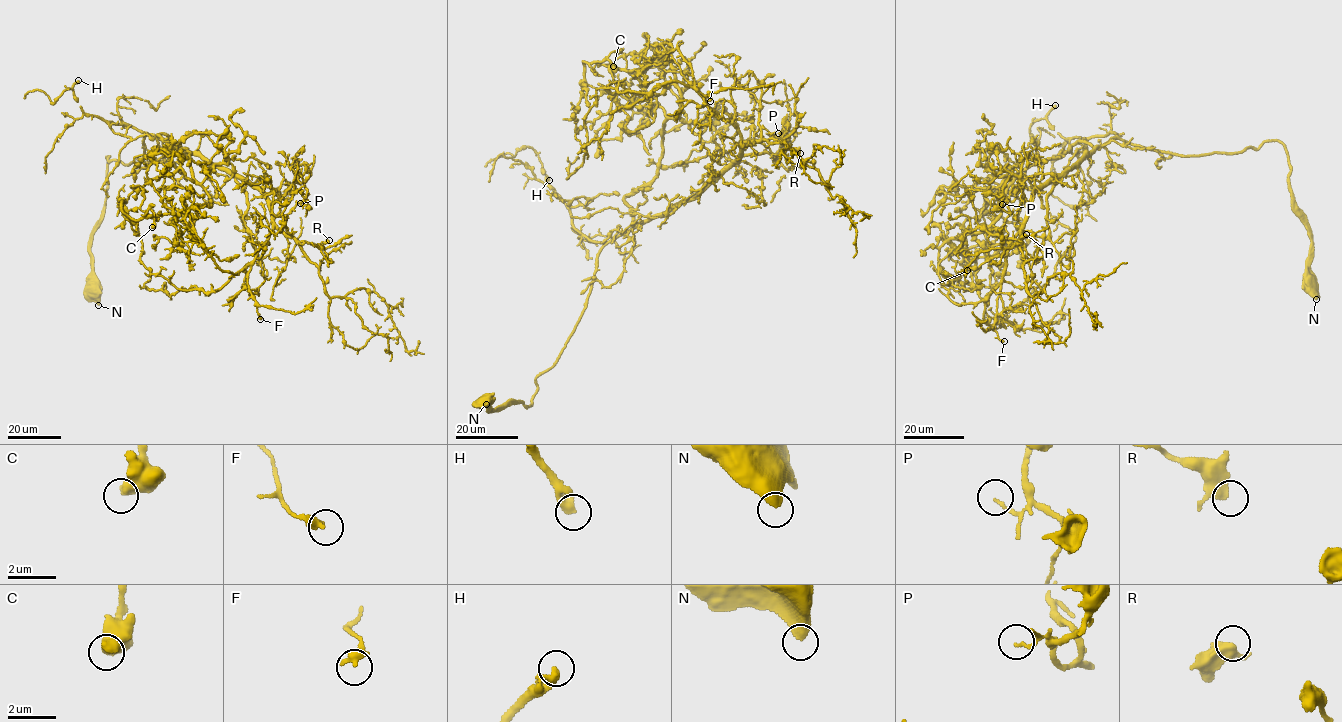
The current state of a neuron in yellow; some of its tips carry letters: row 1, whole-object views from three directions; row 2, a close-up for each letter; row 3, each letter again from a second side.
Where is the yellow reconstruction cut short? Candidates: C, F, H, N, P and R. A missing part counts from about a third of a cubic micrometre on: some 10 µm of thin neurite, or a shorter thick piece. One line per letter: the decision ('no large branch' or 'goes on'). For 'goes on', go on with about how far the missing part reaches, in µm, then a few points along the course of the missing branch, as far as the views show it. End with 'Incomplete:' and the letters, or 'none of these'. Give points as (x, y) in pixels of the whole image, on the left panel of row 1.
C: no large branch
F: no large branch
H: goes on; about 50 µm are missing
N: no large branch
P: no large branch
R: no large branch
Incomplete: H

